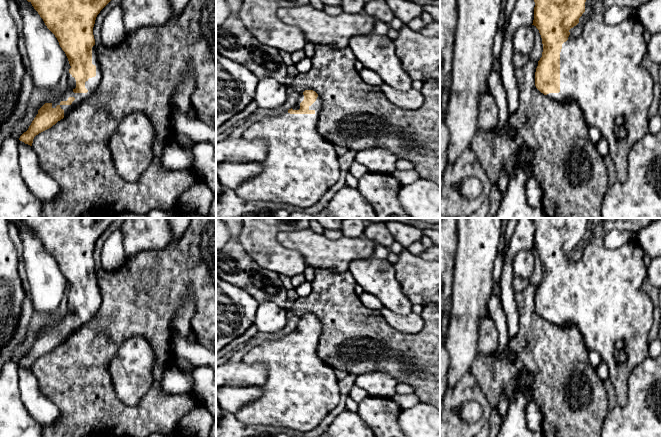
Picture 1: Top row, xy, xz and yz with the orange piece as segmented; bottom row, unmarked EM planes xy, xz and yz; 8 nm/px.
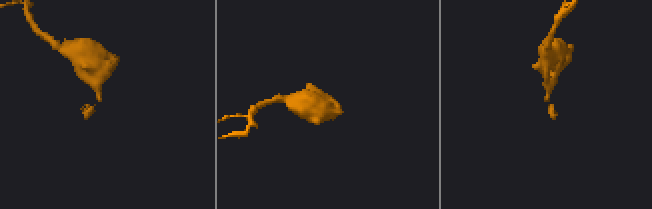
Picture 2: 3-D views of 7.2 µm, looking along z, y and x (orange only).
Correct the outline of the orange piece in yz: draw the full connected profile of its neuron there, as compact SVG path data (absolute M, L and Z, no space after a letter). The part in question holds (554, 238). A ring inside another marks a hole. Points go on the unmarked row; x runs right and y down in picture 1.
M531 218L534 226L533 248L542 262L543 276L535 296L536 312L557 326L565 327L574 323L580 330L588 350L597 351L603 362L608 366L609 379L615 388L617 404L627 403L627 381L633 369L648 355L648 334L653 323L653 305L651 299L641 289L647 277L645 253L638 240L616 249L608 249L603 238L591 237L583 248L579 262L570 259L569 254L579 247L579 242L585 236L585 226L589 218ZM619 341L624 342L626 359L620 363L615 357L615 346Z

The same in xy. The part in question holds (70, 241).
M7 218L12 224L14 219L25 222L43 243L47 252L55 259L65 276L70 293L68 297L68 315L52 327L45 327L32 345L28 354L19 364L32 370L33 363L39 357L51 352L71 337L82 325L97 313L102 299L97 281L97 271L93 259L95 244L100 235L118 218Z

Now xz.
M305 314L291 333L276 340L265 341L243 357L242 362L245 364L261 364L267 373L267 379L260 386L261 395L235 412L240 422L304 432L319 425L338 404L340 397L334 368L322 361L317 354L321 333L322 326L318 318L313 314Z

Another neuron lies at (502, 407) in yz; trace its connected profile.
M503 394L500 398L500 401L497 405L497 411L502 418L502 421L505 419L507 412L508 412L508 398Z

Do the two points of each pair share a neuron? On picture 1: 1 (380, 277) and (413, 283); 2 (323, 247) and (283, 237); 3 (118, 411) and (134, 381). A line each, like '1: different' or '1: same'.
1: different
2: same
3: different

